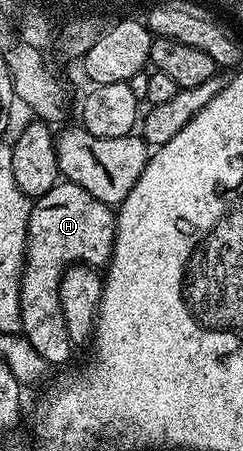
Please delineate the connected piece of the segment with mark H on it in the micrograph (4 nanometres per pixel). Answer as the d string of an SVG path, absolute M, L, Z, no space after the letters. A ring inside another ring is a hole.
M58 182L47 194L32 201L33 209L27 222L27 242L25 243L25 265L21 271L19 290L19 310L21 311L20 335L35 348L35 352L45 360L46 365L65 364L69 355L75 352L75 345L69 341L67 322L63 322L63 306L59 306L59 282L63 274L73 264L90 264L98 270L109 263L115 242L117 217L110 205L99 202L83 186L68 182Z

